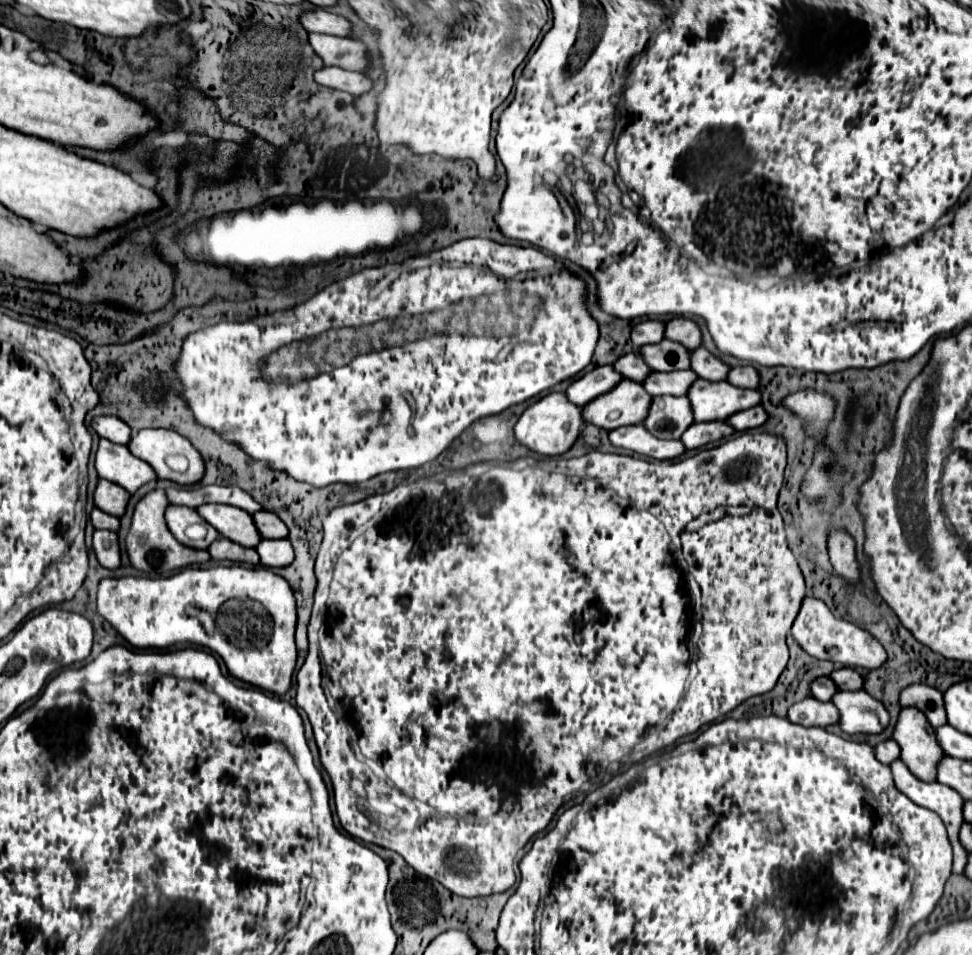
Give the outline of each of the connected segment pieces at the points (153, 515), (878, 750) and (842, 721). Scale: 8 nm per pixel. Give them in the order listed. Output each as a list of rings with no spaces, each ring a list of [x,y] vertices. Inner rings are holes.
[[[151,490],[147,492],[135,506],[133,510],[133,520],[131,520],[131,528],[129,528],[129,534],[125,538],[125,546],[127,546],[127,554],[129,554],[129,560],[131,564],[137,568],[137,570],[143,570],[143,572],[149,572],[151,576],[163,576],[167,572],[173,572],[173,570],[179,570],[183,566],[189,566],[189,564],[199,564],[199,562],[207,562],[211,560],[209,552],[207,550],[193,550],[193,548],[187,548],[183,544],[179,544],[167,524],[165,524],[165,508],[167,508],[169,500],[165,496],[163,490]]]
[[[895,740],[879,742],[879,744],[875,746],[875,756],[877,756],[879,762],[891,764],[895,758],[899,758],[899,746],[895,744]]]
[[[839,690],[831,702],[839,710],[839,726],[847,734],[877,734],[889,724],[885,706],[865,690]]]

